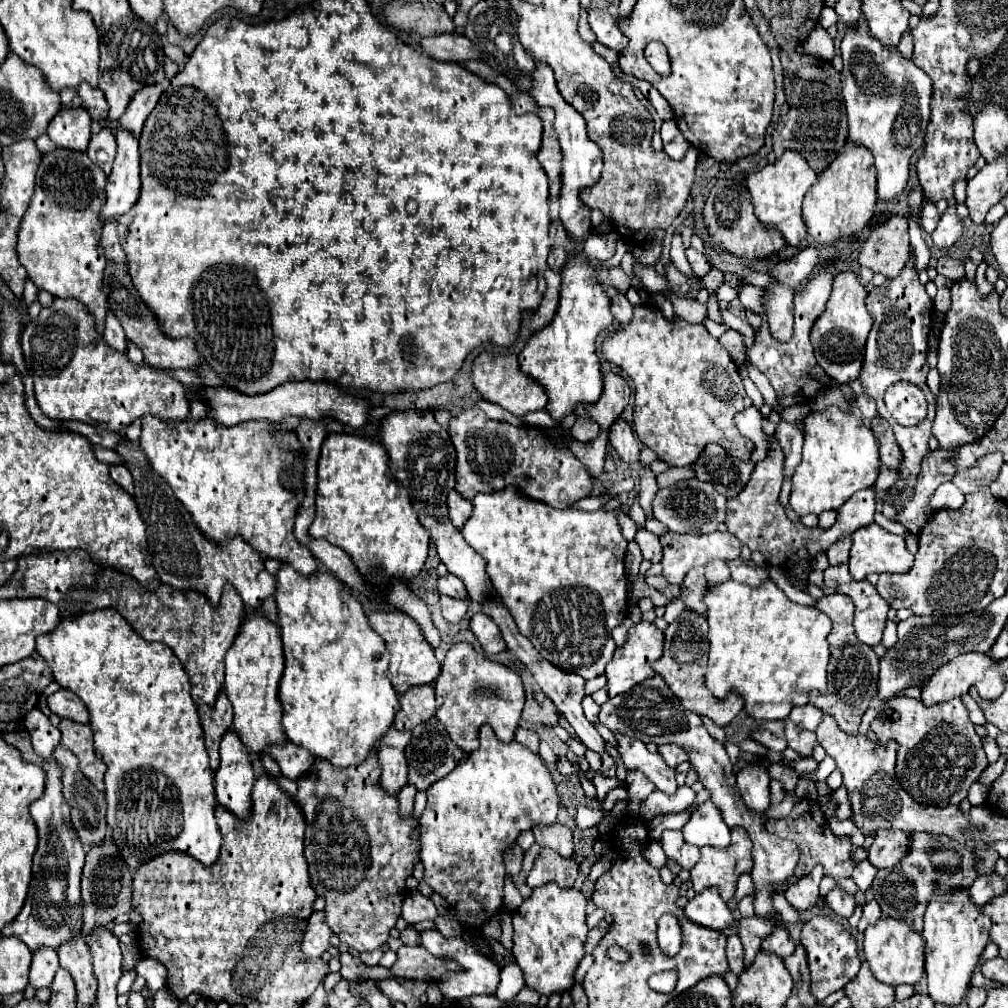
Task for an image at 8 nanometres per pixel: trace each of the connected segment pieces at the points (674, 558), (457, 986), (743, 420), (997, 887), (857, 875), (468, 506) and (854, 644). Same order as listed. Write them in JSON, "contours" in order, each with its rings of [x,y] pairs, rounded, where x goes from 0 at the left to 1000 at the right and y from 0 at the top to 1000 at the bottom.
{"contours":[[[[664,527],[656,533],[656,541],[658,541],[658,555],[656,555],[658,568],[656,570],[664,578],[670,578],[670,580],[678,578],[678,572],[686,563],[699,561],[701,557],[707,557],[707,555],[731,555],[735,549],[733,535],[729,531],[725,531],[723,527],[719,527],[719,529],[707,527],[703,531],[684,531],[684,529],[676,531],[676,529]]],[[[420,924],[418,926],[418,938],[428,943],[432,949],[445,949],[445,951],[451,951],[453,955],[457,955],[459,963],[461,965],[455,965],[455,967],[449,967],[449,965],[443,965],[438,969],[436,973],[436,981],[438,985],[443,989],[443,991],[459,991],[459,989],[465,989],[465,987],[491,987],[491,981],[495,977],[495,965],[497,961],[489,955],[487,949],[475,945],[469,938],[461,936],[457,930],[453,932],[441,932],[436,924]]],[[[743,404],[739,408],[733,408],[727,418],[729,418],[729,424],[733,426],[733,430],[743,434],[749,439],[745,457],[751,459],[751,457],[759,455],[761,453],[761,432],[757,428],[757,412],[753,410],[753,406]]],[[[985,864],[985,868],[969,868],[969,872],[965,874],[965,878],[961,880],[961,886],[963,886],[963,892],[965,892],[969,898],[977,898],[977,896],[981,896],[987,888],[999,886],[997,870],[989,868],[987,864]]],[[[856,852],[856,854],[852,854],[852,856],[848,858],[846,872],[848,872],[848,876],[850,876],[850,880],[852,880],[854,884],[860,884],[860,880],[864,878],[868,866],[870,866],[870,862],[868,862],[860,852]]],[[[447,487],[445,495],[443,495],[443,501],[445,501],[445,513],[447,513],[449,521],[457,525],[463,519],[465,511],[469,509],[469,499],[459,495],[457,491],[453,491],[453,487]]],[[[834,588],[818,590],[816,594],[813,594],[813,598],[809,602],[813,602],[816,608],[820,608],[820,612],[826,616],[826,624],[822,628],[824,656],[822,656],[822,664],[820,664],[822,666],[820,686],[818,686],[818,689],[803,689],[803,697],[813,701],[820,709],[826,709],[838,727],[850,729],[854,709],[860,705],[860,701],[870,686],[870,670],[872,670],[870,650],[866,648],[866,644],[862,640],[854,638],[848,632],[848,626],[846,626],[848,602],[840,590],[834,590]]]]}

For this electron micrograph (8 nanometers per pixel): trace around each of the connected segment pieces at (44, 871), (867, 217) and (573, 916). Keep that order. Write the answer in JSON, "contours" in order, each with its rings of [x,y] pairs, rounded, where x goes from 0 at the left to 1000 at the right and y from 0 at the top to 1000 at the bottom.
{"contours":[[[[55,751],[45,753],[45,787],[37,793],[29,807],[39,824],[39,838],[33,850],[33,872],[21,906],[11,918],[3,922],[3,928],[19,930],[31,943],[49,938],[57,941],[63,934],[74,930],[80,924],[80,862],[84,852],[84,842],[72,822],[68,811],[68,799],[61,787],[61,761]]],[[[840,142],[834,154],[822,162],[822,166],[813,174],[811,182],[801,189],[797,197],[797,217],[801,229],[807,233],[809,241],[814,245],[824,243],[832,235],[850,233],[866,215],[870,201],[870,168],[866,154],[858,146]]],[[[543,876],[529,882],[529,888],[509,906],[509,947],[521,965],[523,979],[537,987],[563,983],[568,977],[568,967],[578,951],[578,936],[582,932],[580,908],[582,892],[574,882],[557,882],[553,876]]]]}

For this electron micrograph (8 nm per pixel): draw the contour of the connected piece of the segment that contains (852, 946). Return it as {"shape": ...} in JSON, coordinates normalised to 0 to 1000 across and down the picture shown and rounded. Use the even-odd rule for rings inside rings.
{"shape":[[[809,908],[807,912],[799,914],[795,922],[795,936],[801,943],[801,953],[805,961],[805,985],[809,991],[818,991],[830,981],[836,981],[838,975],[842,975],[854,959],[850,932],[830,912],[822,908]]]}

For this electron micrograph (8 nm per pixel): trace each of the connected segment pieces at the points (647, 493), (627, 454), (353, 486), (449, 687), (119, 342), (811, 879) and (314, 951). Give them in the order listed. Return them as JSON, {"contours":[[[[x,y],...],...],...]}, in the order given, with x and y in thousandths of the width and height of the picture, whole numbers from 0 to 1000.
{"contours":[[[[638,465],[636,467],[636,485],[634,485],[634,499],[640,505],[642,515],[648,513],[648,493],[652,489],[652,479],[650,479],[650,471],[646,469],[646,465]]],[[[614,414],[612,420],[608,420],[608,424],[604,424],[604,441],[612,449],[612,453],[622,459],[634,455],[636,443],[632,439],[630,428],[618,414]]],[[[328,430],[314,459],[314,489],[314,513],[307,529],[344,547],[374,586],[382,584],[390,572],[406,576],[418,566],[426,529],[408,503],[404,483],[396,483],[388,473],[386,451],[378,439],[358,432]]],[[[451,638],[445,642],[438,660],[438,670],[432,676],[432,686],[441,693],[432,711],[438,713],[447,735],[461,747],[473,743],[475,721],[479,717],[485,717],[489,721],[493,733],[501,737],[509,733],[521,697],[517,672],[509,664],[497,658],[489,658],[473,648],[467,638]]],[[[106,309],[106,320],[104,320],[104,328],[102,328],[102,336],[116,348],[124,348],[126,346],[126,338],[124,338],[124,330],[122,324],[118,320],[118,316],[112,313],[112,309]]],[[[807,860],[807,864],[799,870],[795,870],[793,874],[789,874],[787,878],[781,880],[779,890],[781,894],[789,900],[789,902],[803,902],[811,896],[813,892],[813,874],[816,872],[816,862],[814,860]]],[[[313,904],[307,910],[307,918],[301,930],[301,945],[305,949],[318,949],[324,941],[326,941],[326,930],[330,926],[326,924],[326,918],[322,916],[322,906],[320,904]]]]}

